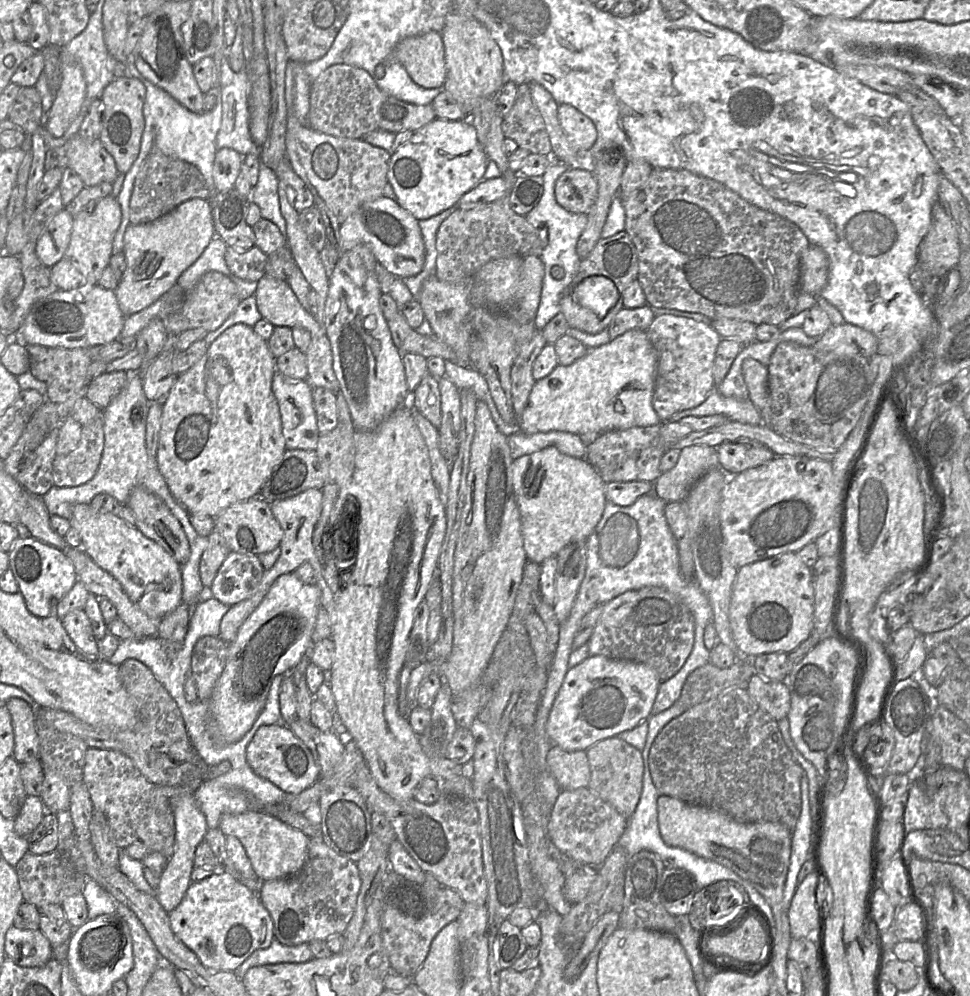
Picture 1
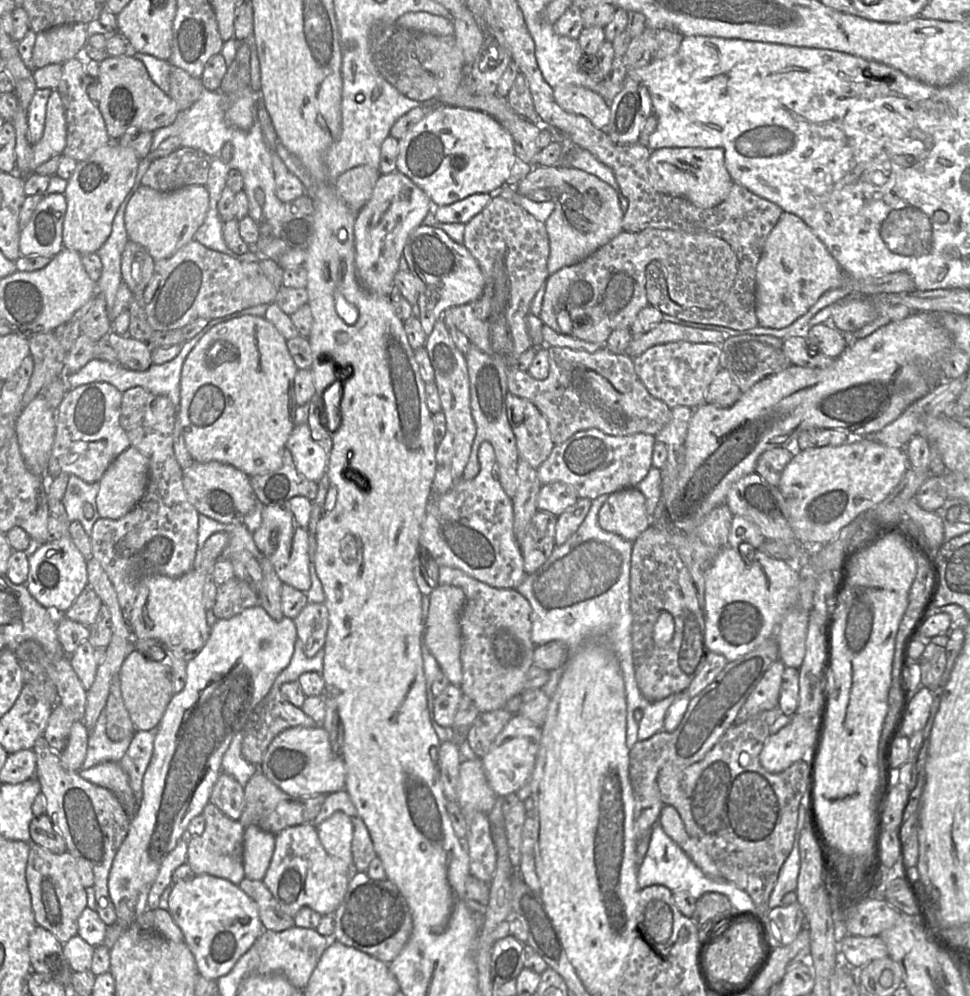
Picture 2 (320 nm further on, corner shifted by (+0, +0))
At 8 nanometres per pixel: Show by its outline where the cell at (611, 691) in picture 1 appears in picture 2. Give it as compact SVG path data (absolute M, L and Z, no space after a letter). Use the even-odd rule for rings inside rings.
M515 713L496 736L489 752L481 761L488 784L498 797L515 793L529 781L535 766L541 735L541 726Z

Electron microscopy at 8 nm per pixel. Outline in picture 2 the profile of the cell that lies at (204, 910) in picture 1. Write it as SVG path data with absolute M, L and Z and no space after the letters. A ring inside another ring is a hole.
M210 874L173 883L168 912L184 935L199 974L206 979L226 975L264 930L255 902L238 885Z

